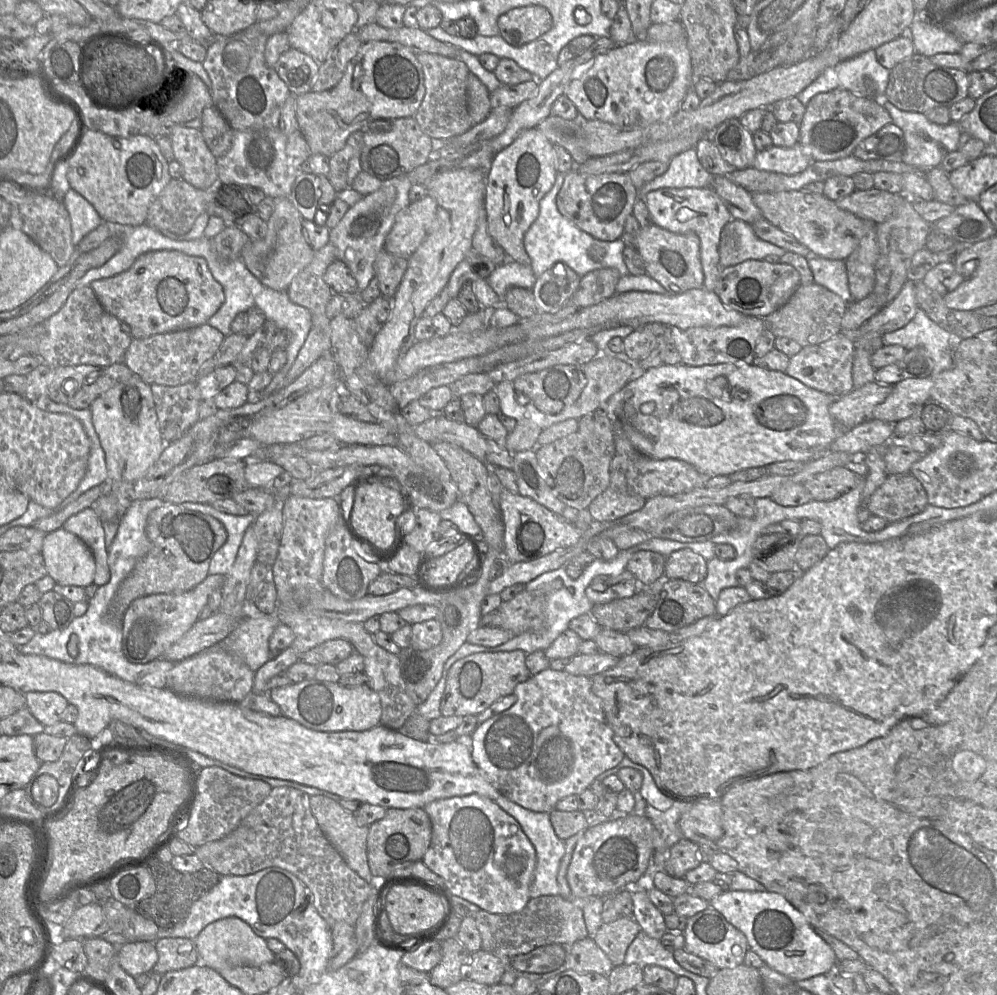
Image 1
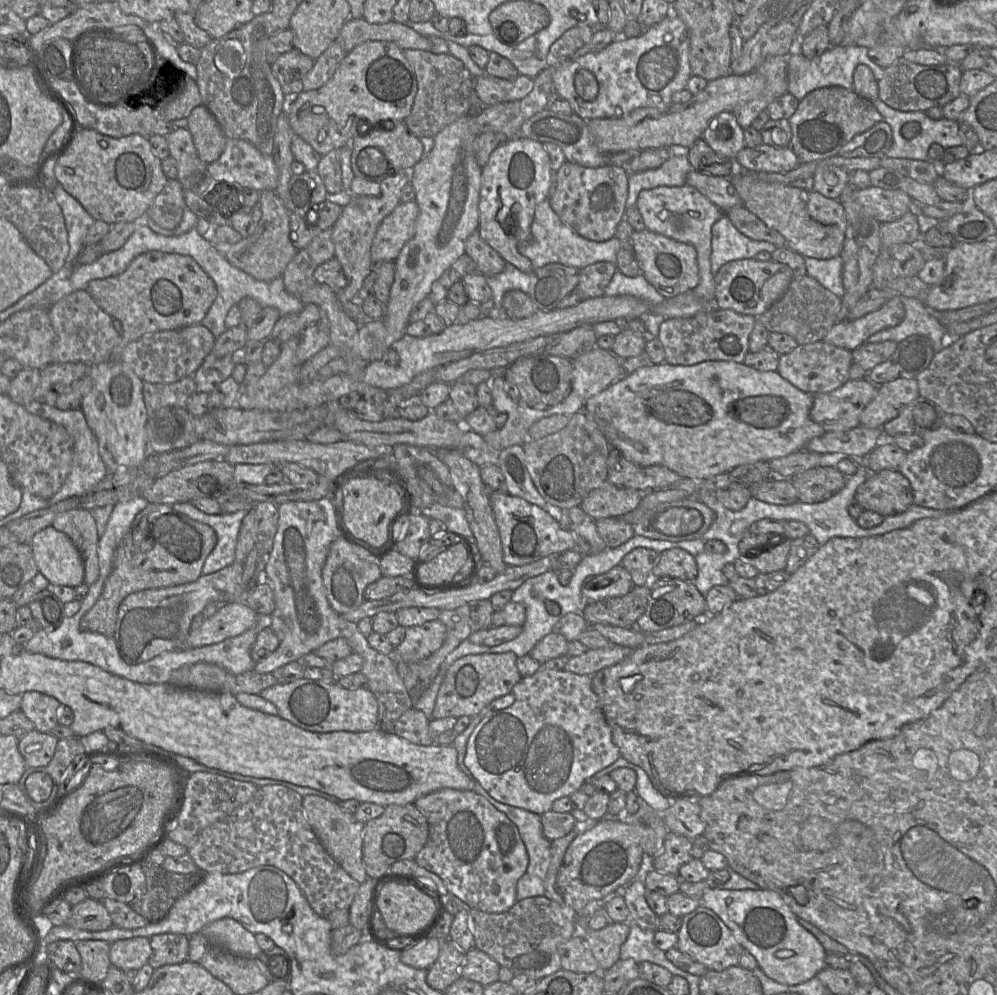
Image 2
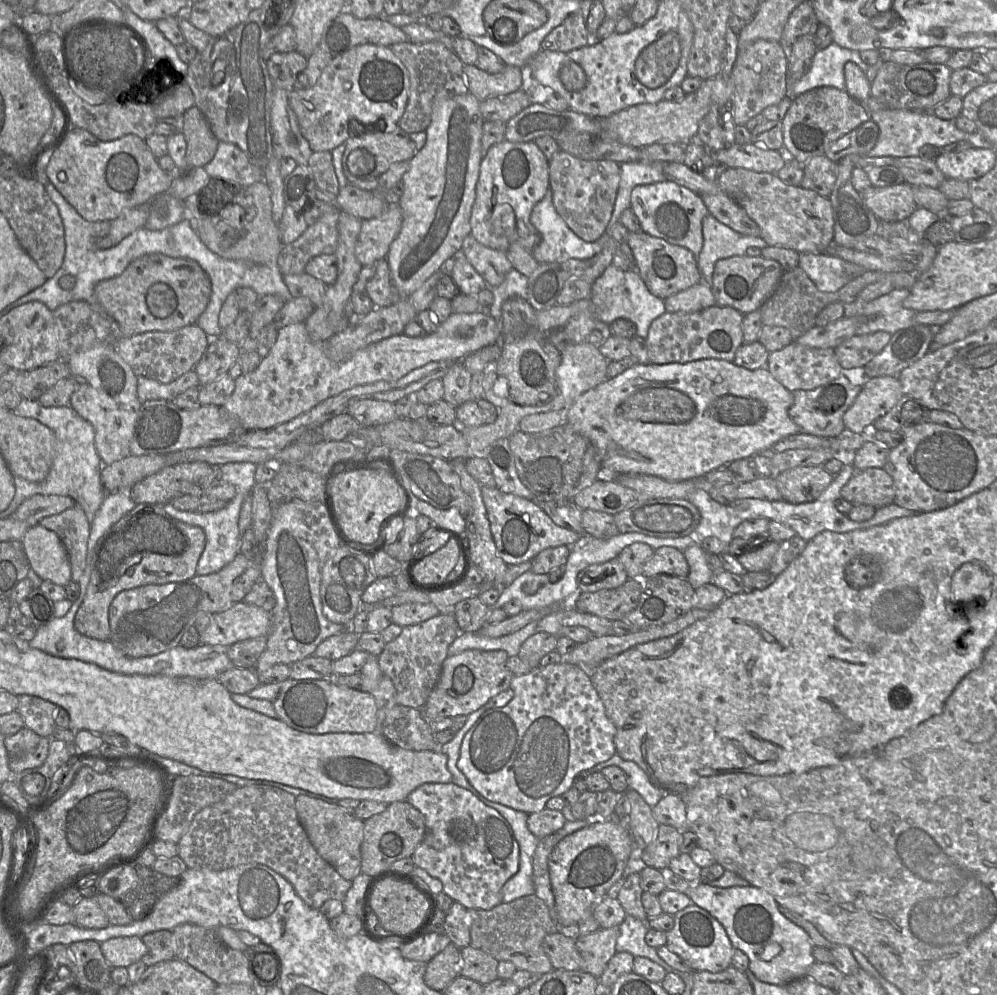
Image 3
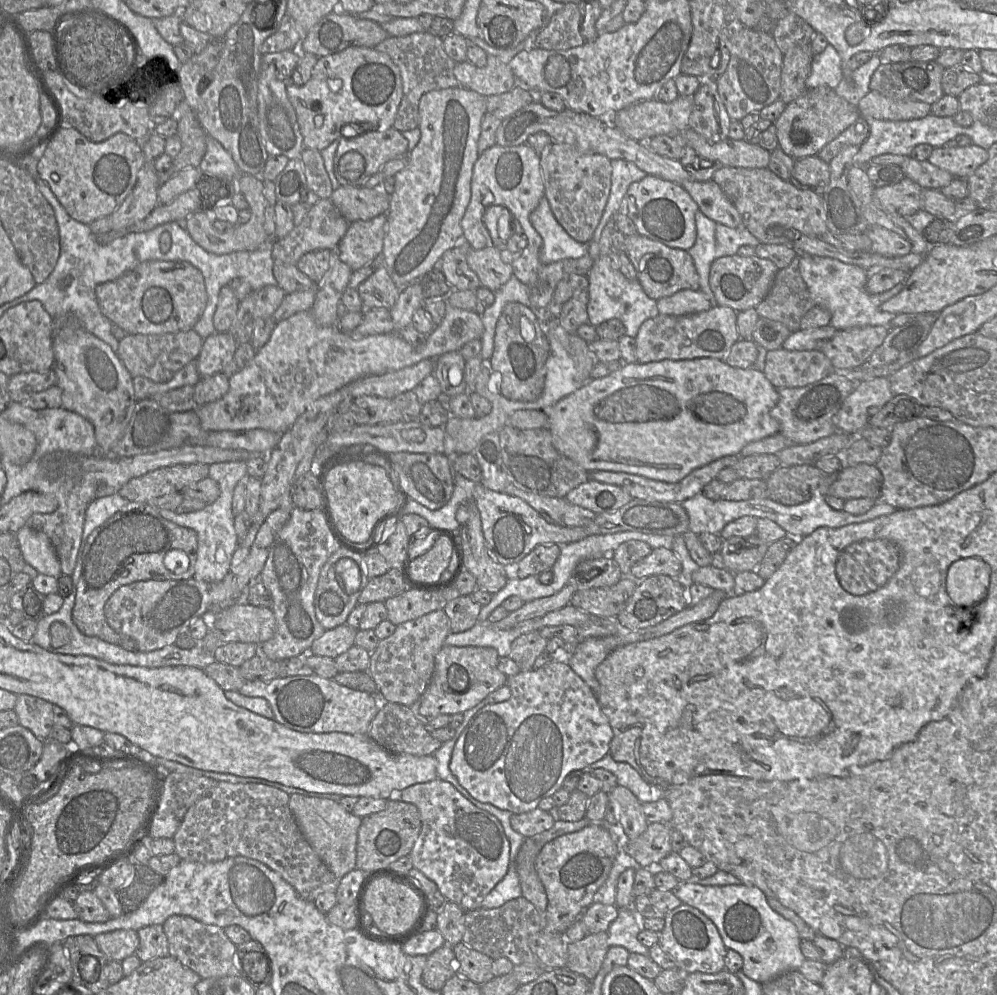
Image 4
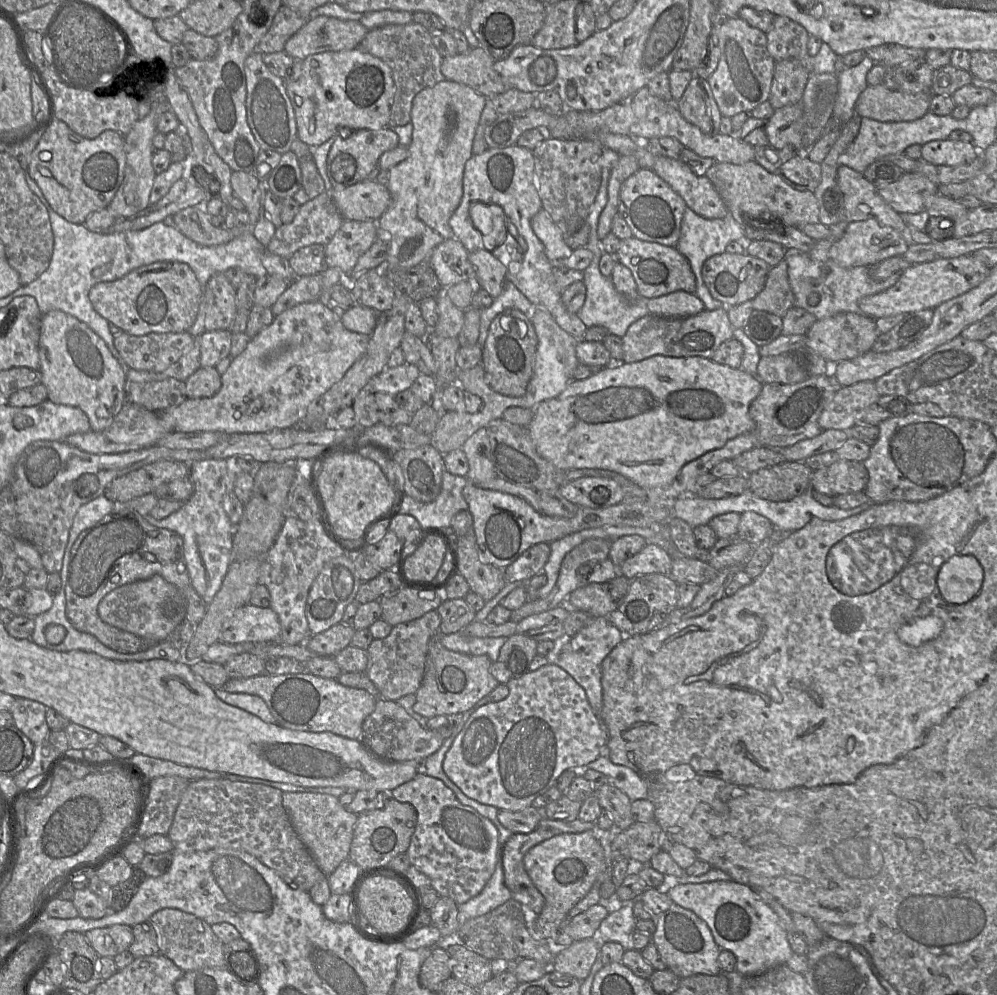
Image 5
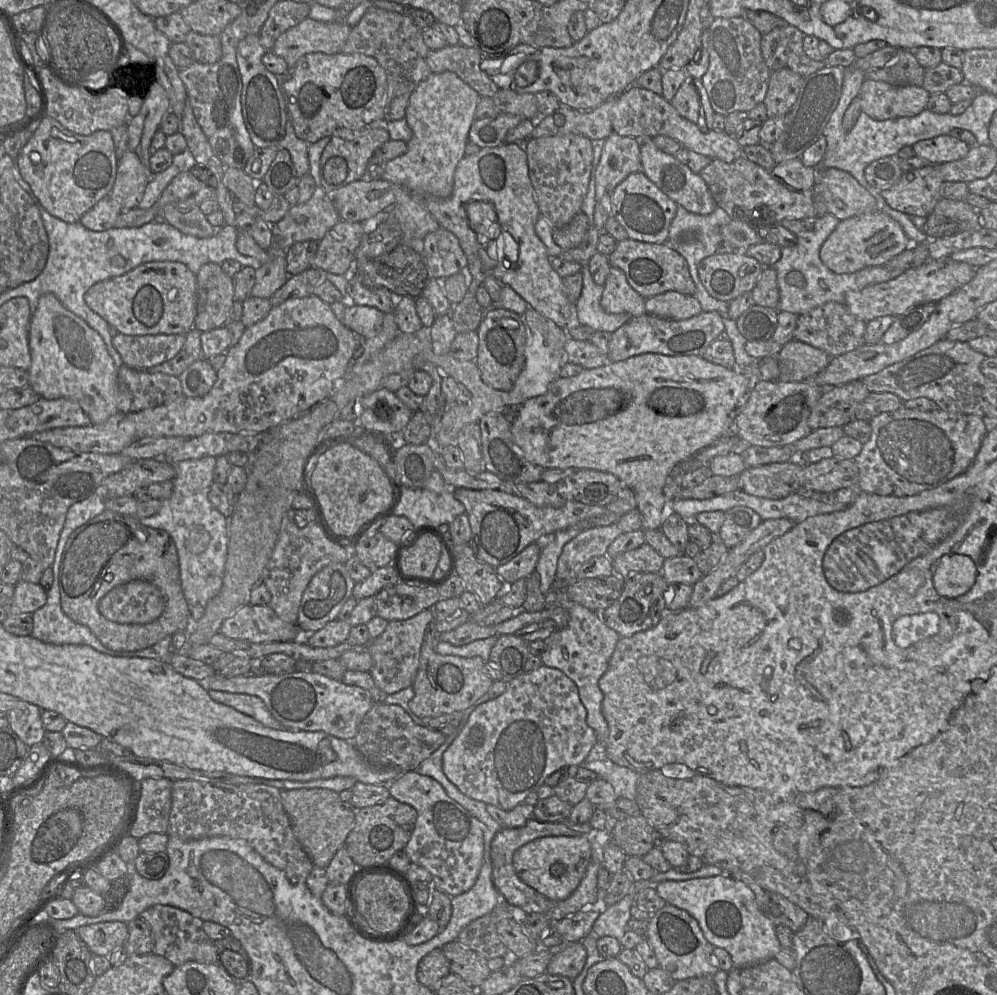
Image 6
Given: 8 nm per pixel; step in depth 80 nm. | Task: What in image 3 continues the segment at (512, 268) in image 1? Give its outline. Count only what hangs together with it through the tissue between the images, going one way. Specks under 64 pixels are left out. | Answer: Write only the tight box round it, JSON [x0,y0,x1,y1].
[488,268,528,322]

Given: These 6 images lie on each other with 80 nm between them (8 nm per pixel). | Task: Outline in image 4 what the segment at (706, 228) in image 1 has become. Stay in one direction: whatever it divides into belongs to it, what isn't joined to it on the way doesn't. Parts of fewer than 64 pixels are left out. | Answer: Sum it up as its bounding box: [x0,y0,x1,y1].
[624,174,711,316]

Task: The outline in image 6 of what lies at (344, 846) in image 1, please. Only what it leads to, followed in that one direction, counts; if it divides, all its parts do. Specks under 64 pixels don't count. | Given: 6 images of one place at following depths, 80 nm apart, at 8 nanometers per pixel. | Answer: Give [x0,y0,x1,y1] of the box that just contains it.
[280,788,355,869]

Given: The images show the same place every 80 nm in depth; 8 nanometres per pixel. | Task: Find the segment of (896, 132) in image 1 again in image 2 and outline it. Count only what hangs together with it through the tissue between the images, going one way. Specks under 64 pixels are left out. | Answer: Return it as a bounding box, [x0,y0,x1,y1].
[838,121,893,157]

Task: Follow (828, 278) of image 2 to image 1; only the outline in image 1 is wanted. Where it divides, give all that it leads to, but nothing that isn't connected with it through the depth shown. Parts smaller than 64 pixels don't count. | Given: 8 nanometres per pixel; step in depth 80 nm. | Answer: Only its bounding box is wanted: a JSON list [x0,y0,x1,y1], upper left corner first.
[807,257,854,304]

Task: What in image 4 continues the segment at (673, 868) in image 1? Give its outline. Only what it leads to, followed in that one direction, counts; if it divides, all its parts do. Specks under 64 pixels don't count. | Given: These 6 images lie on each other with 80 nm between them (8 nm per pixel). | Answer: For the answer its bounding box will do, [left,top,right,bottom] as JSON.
[625,823,672,869]

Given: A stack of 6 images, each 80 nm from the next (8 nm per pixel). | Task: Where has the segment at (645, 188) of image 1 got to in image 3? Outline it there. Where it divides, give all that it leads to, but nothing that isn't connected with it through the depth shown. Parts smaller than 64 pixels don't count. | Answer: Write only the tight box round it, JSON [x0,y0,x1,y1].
[608,162,668,229]

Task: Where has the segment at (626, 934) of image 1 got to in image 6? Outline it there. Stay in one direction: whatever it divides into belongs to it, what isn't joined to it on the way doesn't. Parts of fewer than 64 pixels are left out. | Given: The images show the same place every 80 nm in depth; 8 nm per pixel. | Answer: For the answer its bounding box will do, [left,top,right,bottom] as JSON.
[546,942,587,979]

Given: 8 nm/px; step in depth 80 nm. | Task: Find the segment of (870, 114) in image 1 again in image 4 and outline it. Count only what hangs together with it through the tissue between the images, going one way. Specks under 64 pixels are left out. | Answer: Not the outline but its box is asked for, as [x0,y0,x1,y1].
[775,86,859,160]

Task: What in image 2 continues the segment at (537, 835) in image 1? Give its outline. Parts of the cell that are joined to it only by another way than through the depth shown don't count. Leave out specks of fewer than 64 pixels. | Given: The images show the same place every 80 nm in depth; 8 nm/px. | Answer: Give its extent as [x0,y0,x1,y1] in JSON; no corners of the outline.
[486,795,551,901]

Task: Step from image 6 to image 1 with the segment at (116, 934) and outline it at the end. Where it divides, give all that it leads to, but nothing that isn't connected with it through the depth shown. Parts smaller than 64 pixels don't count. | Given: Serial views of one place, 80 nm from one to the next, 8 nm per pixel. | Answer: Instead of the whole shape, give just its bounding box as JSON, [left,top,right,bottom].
[116,941,158,976]

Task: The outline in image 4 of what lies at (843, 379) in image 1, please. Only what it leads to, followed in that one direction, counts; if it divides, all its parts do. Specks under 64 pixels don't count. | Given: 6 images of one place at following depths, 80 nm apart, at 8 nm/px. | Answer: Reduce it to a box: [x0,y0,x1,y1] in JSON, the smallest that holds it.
[763,347,835,388]

